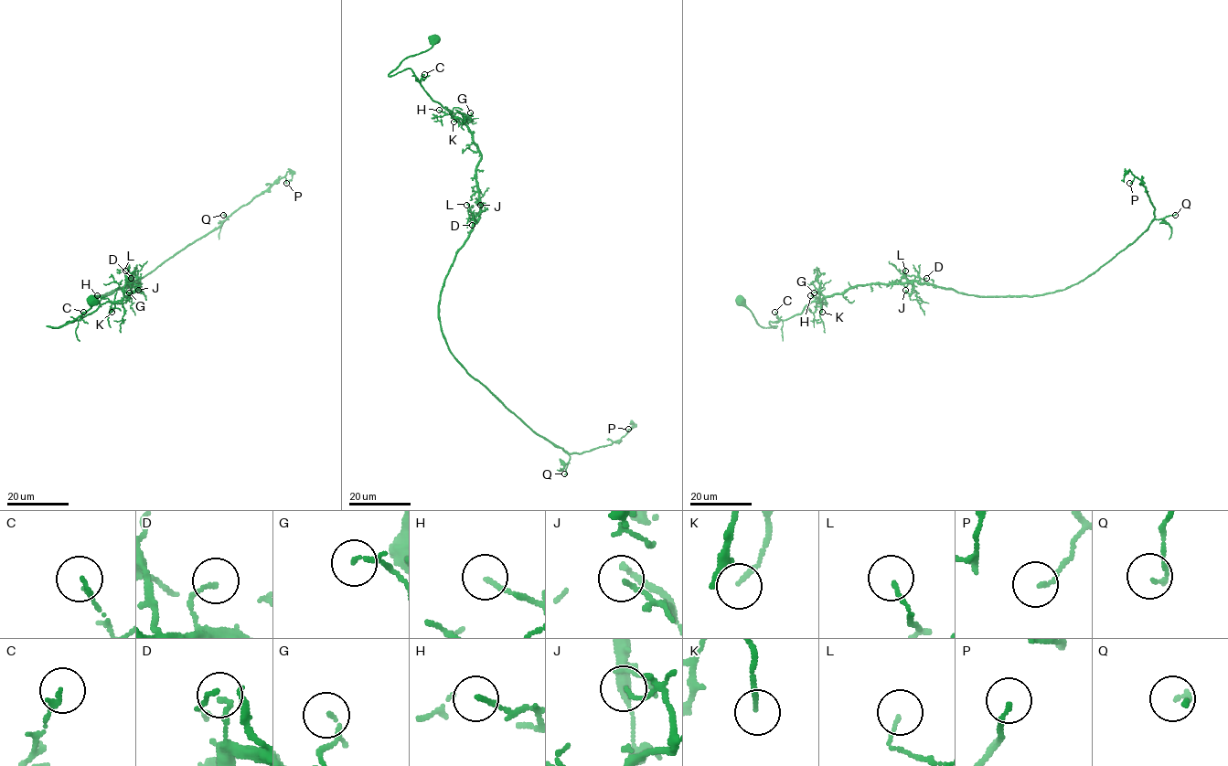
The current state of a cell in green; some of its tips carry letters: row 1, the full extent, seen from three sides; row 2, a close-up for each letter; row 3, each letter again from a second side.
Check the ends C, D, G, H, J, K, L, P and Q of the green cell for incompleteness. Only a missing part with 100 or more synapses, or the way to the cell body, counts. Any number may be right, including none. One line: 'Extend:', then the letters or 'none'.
Extend: none

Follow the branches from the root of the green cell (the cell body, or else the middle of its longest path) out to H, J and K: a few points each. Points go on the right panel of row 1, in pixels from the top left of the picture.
H: (741, 300), (760, 325), (774, 328), (769, 321), (786, 320), (799, 313), (815, 300), (810, 295)
J: (741, 300), (760, 325), (774, 328), (769, 321), (857, 285), (912, 284), (905, 290)
K: (741, 300), (765, 328), (776, 326), (769, 321), (786, 320), (799, 313), (812, 302), (821, 304), (822, 312)

